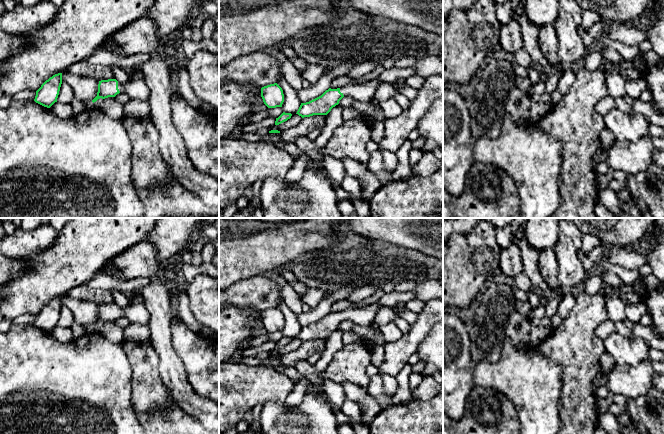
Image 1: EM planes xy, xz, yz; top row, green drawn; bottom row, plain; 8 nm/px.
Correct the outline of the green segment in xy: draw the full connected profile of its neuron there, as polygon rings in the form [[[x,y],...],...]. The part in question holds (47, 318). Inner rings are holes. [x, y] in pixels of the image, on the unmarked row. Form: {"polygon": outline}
{"polygon": [[[58,297],[46,304],[36,315],[34,325],[44,331],[50,332],[59,319],[62,308],[62,297]]]}

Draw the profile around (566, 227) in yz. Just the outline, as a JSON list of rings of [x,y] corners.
[[[562,218],[558,224],[559,232],[571,239],[577,249],[581,249],[583,243],[583,233],[572,222]]]

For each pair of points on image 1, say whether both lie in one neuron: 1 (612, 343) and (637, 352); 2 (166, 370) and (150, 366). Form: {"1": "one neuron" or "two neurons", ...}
{"1": "one neuron", "2": "two neurons"}

